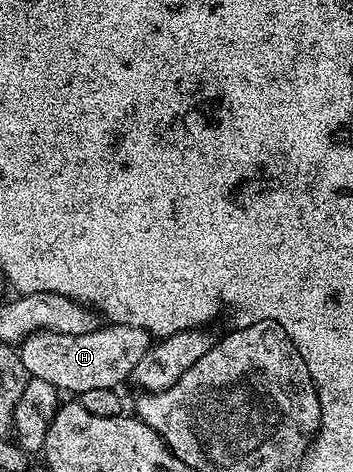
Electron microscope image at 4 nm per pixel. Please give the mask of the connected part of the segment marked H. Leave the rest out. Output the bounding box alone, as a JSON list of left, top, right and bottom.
[19,323,151,394]

